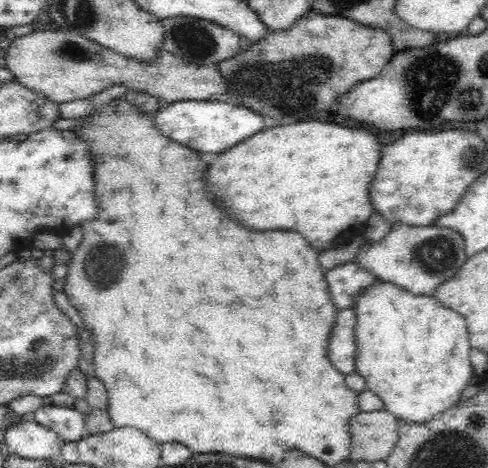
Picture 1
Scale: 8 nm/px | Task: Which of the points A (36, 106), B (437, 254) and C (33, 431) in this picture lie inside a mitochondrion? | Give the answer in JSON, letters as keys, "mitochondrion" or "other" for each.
{"A":"other","B":"mitochondrion","C":"other"}

